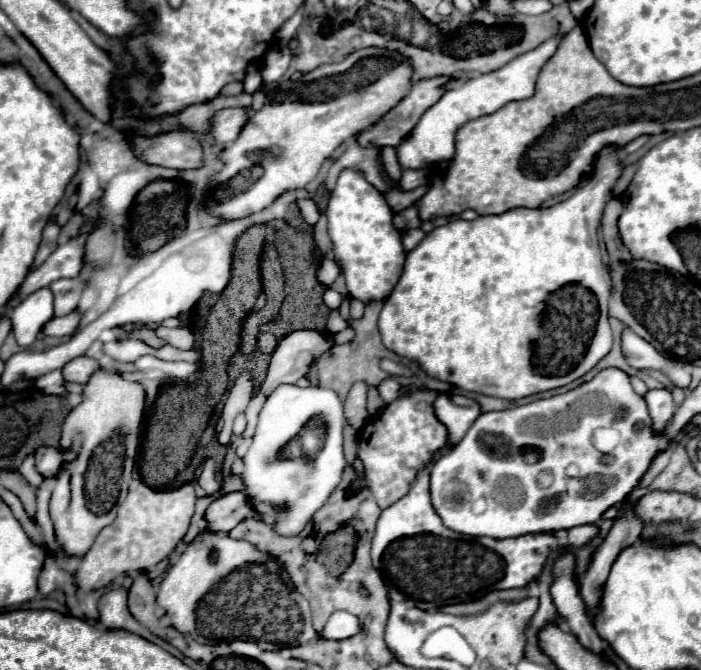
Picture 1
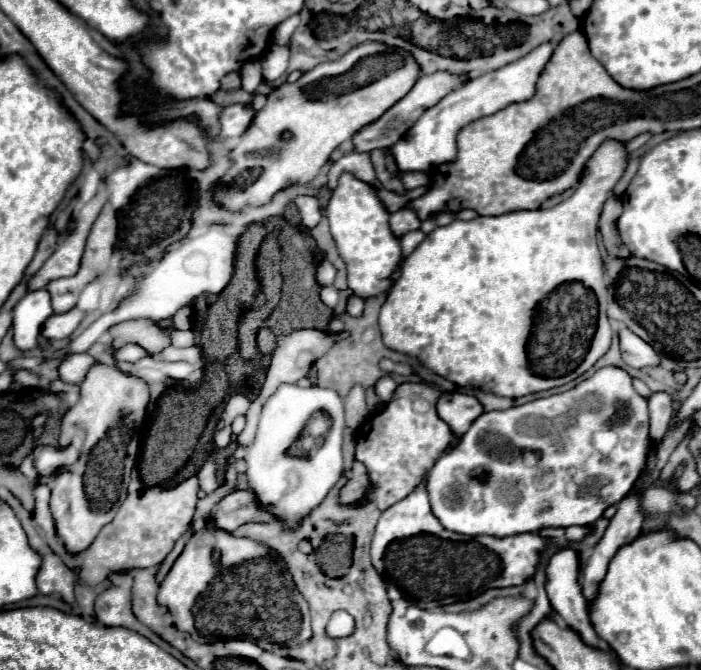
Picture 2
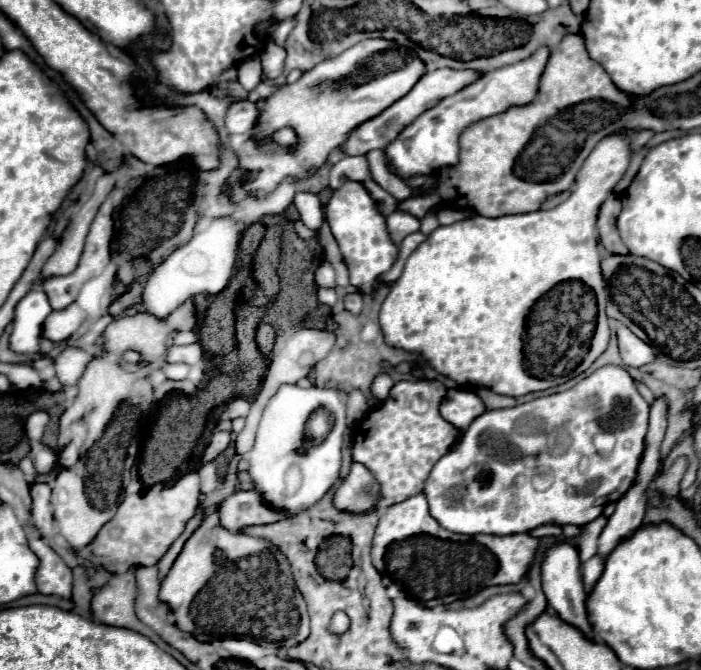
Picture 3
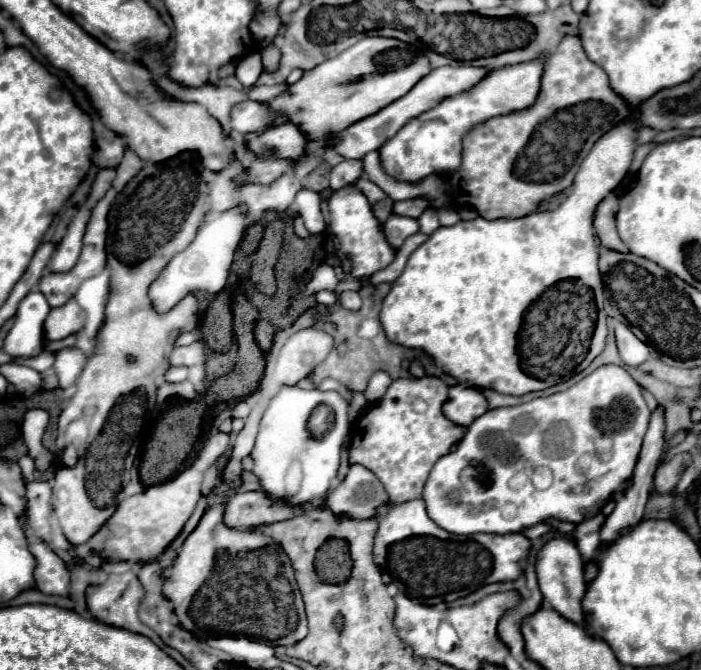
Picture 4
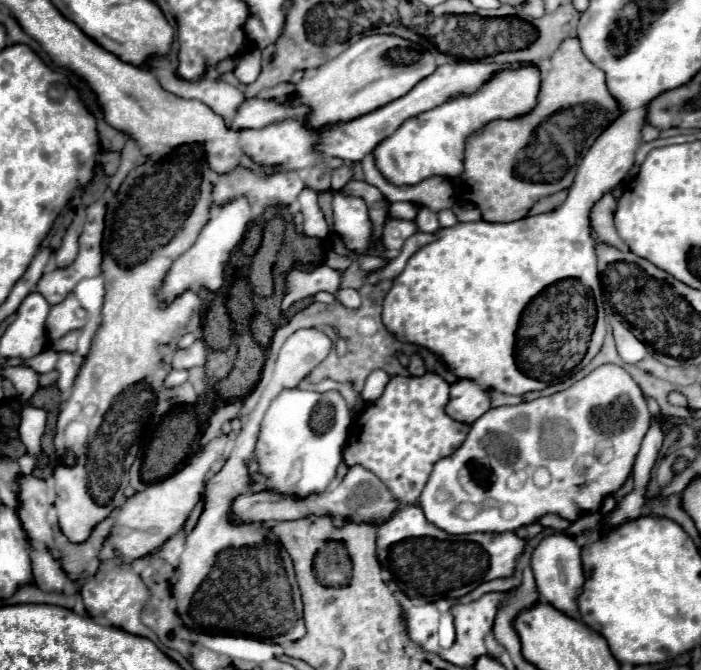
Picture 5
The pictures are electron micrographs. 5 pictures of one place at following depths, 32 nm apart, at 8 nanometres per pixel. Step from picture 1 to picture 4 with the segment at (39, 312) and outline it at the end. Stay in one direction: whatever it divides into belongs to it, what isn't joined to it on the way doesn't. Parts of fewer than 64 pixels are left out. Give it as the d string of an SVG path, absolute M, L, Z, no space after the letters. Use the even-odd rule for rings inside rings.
M40 290L28 292L18 304L14 326L4 340L4 350L12 356L38 356L44 340L44 320L50 304Z

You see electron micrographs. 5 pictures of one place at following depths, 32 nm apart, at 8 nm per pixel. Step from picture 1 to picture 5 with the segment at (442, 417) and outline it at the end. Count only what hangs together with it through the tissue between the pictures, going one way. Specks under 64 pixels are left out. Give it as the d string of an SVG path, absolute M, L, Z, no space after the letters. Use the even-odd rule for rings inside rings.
M458 380L450 386L450 400L446 407L448 416L462 424L472 424L490 410L488 388L472 380Z

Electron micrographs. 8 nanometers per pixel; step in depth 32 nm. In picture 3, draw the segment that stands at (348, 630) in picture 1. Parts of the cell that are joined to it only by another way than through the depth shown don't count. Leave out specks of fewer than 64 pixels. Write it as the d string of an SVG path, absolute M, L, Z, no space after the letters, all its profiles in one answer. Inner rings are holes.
M343 611L336 612L331 619L329 630L334 634L344 634L350 628L350 620Z

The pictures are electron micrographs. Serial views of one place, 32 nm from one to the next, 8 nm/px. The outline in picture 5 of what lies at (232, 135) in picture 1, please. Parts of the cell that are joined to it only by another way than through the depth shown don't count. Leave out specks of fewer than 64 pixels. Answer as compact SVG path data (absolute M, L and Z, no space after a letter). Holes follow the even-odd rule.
M248 98L244 100L232 118L232 128L244 130L244 128L264 128L264 124L272 124L278 120L286 120L288 116L304 116L308 108L304 104L278 104L276 100L256 100Z

